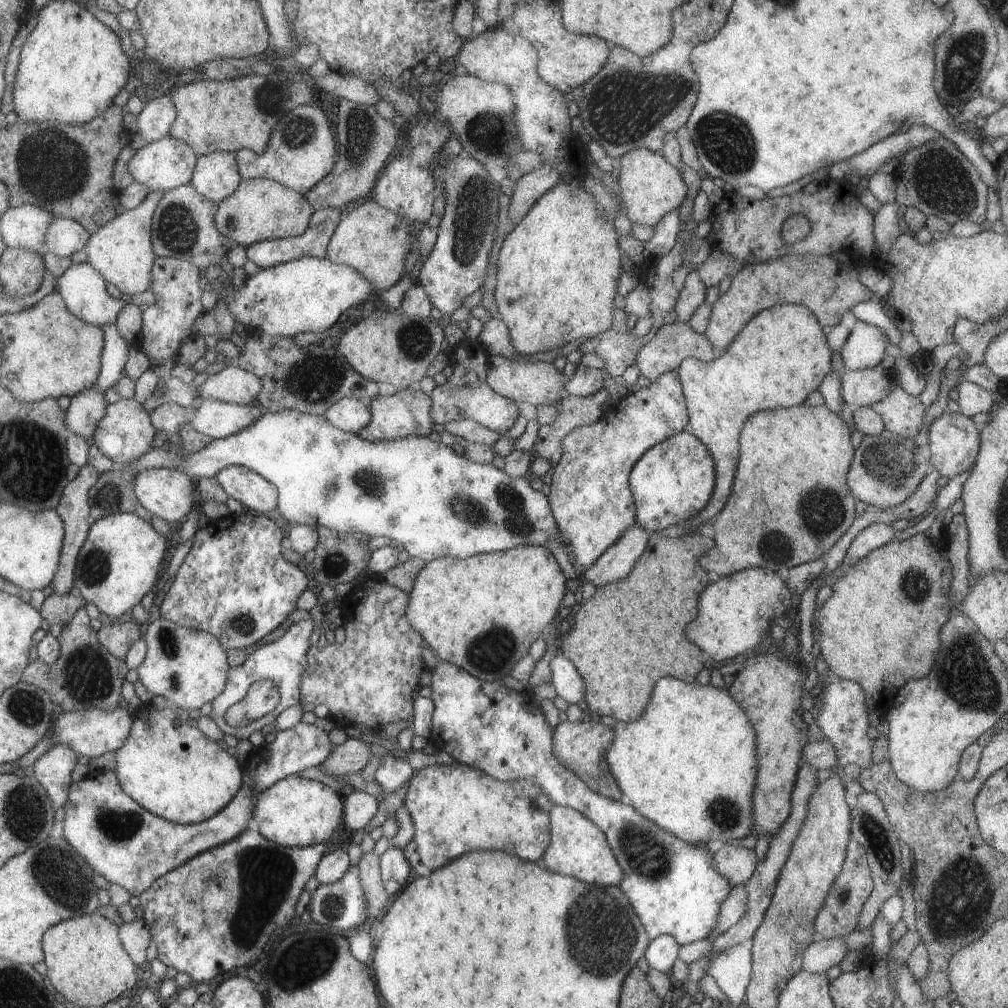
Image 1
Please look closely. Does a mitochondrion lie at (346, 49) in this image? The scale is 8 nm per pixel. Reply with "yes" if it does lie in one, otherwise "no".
no

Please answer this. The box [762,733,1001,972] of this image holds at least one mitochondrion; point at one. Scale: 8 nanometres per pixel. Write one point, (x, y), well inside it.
(955, 903)

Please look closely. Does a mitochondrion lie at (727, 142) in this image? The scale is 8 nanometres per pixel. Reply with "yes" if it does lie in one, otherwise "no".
yes

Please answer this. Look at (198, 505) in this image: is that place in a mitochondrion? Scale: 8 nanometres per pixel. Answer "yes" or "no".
no

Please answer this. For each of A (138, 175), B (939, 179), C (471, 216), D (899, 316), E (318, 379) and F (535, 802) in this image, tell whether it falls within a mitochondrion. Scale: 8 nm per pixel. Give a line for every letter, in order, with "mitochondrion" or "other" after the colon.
A: other
B: mitochondrion
C: mitochondrion
D: other
E: mitochondrion
F: mitochondrion

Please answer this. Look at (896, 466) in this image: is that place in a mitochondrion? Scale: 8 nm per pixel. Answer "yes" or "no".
yes

